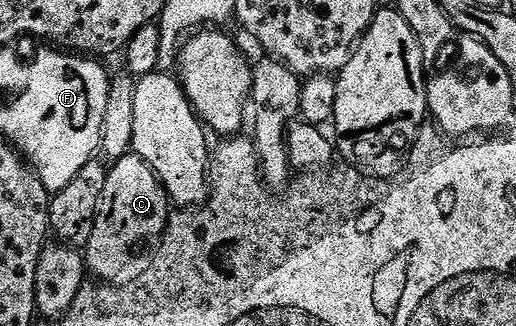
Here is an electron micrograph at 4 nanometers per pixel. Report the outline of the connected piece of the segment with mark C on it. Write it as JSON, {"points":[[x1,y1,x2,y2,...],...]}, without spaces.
{"points":[[134,153,116,160,107,172,93,235,85,248,85,265,103,281,115,281,133,249,147,239,158,238,171,216,171,202,152,167]]}

